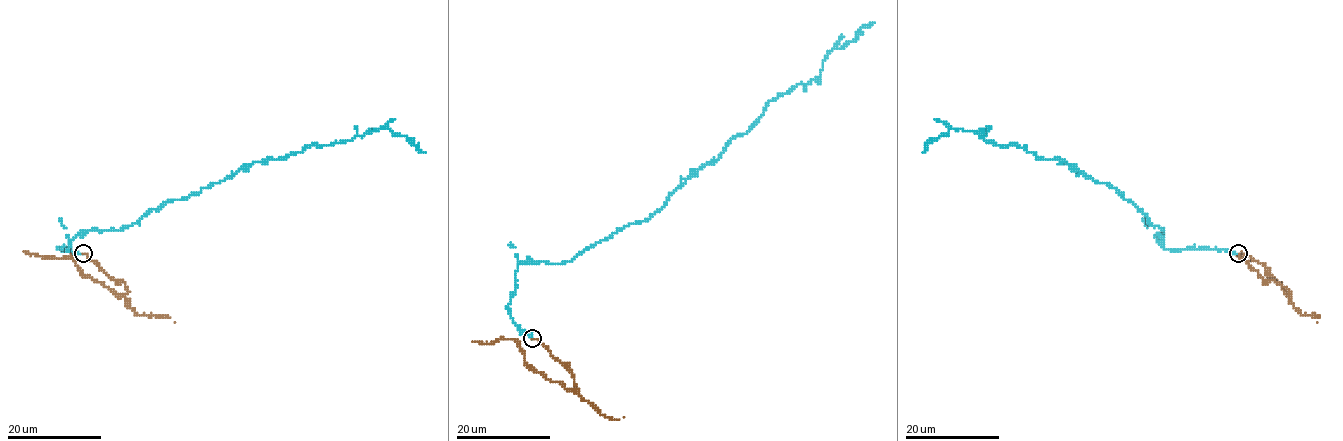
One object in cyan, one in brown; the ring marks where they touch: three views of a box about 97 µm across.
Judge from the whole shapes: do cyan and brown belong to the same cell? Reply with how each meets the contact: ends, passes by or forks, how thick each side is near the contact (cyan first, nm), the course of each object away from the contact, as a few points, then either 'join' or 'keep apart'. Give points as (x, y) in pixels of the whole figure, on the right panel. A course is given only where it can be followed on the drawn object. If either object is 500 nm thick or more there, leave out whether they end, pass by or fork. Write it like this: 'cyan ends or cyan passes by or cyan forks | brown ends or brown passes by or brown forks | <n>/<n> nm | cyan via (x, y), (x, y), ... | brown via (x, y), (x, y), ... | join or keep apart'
cyan passes by | brown ends | 150/190 nm | cyan via (1237, 253), (1165, 248), (1164, 231), (1115, 188), (1015, 143), (1001, 147), (949, 127), (922, 151) | brown via (1238, 253), (1261, 278), (1281, 284), (1289, 296), (1262, 265), (1249, 255), (1238, 258), (1242, 258), (1241, 251) | join

